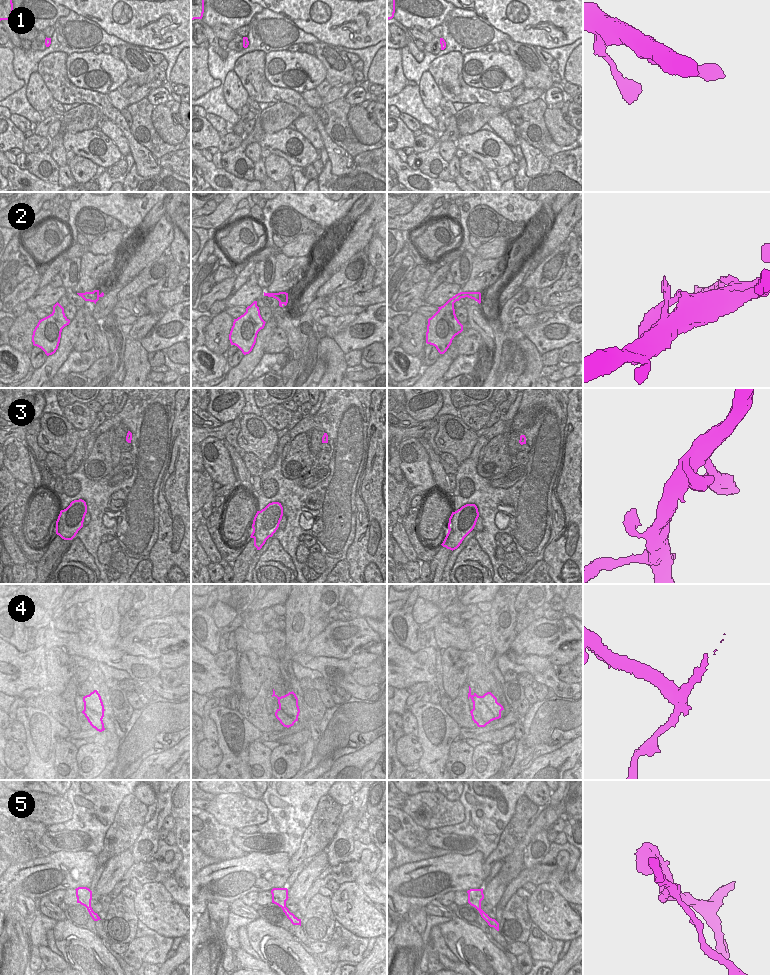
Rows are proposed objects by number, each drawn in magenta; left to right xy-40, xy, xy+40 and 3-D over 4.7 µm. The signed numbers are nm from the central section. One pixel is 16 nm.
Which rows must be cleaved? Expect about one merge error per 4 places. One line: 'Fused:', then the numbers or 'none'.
Fused: 4

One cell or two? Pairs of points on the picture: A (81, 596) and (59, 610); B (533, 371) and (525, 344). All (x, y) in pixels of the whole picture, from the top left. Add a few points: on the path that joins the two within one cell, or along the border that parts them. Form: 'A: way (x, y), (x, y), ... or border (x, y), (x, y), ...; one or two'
A: way (75, 599), (68, 604), (64, 604); one
B: way (533, 364), (533, 357), (530, 351); one

